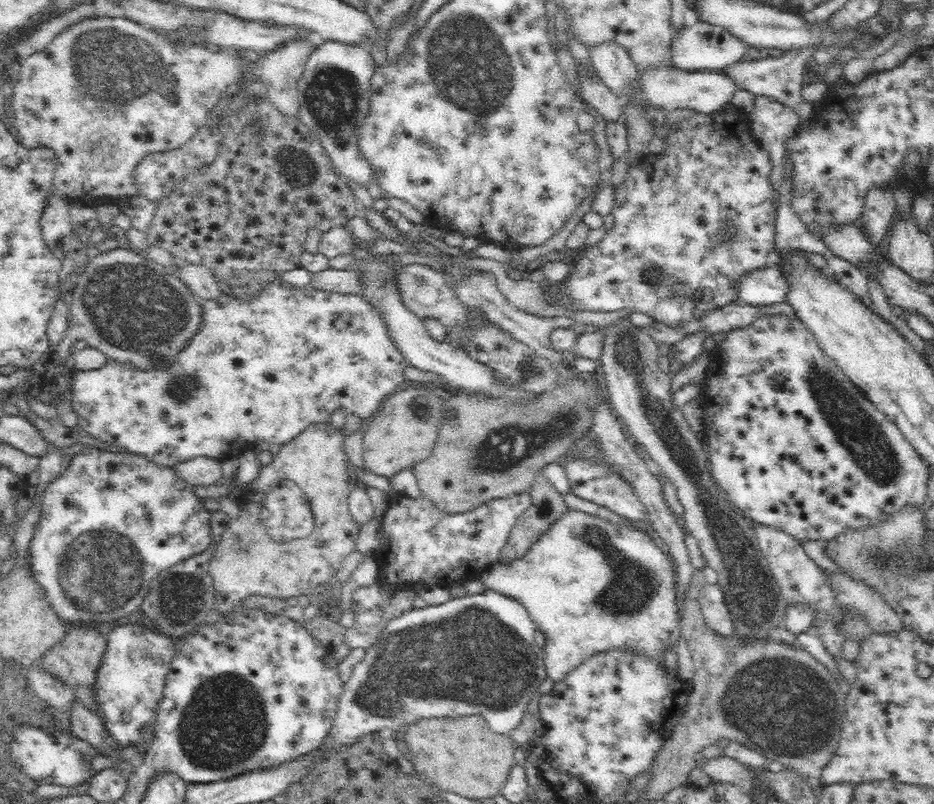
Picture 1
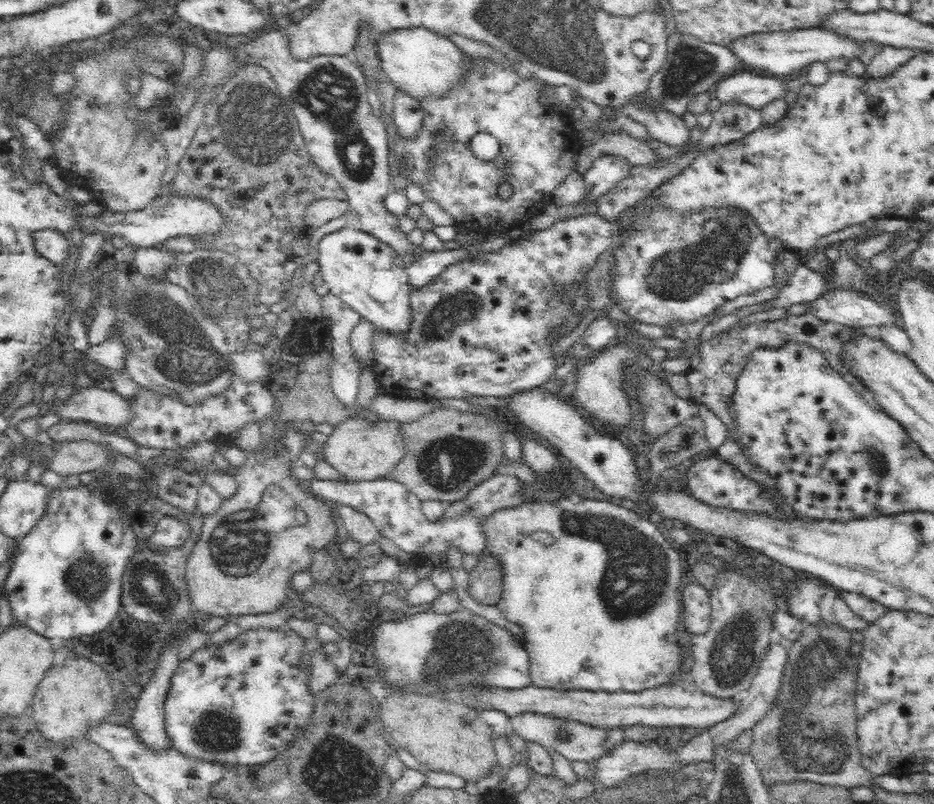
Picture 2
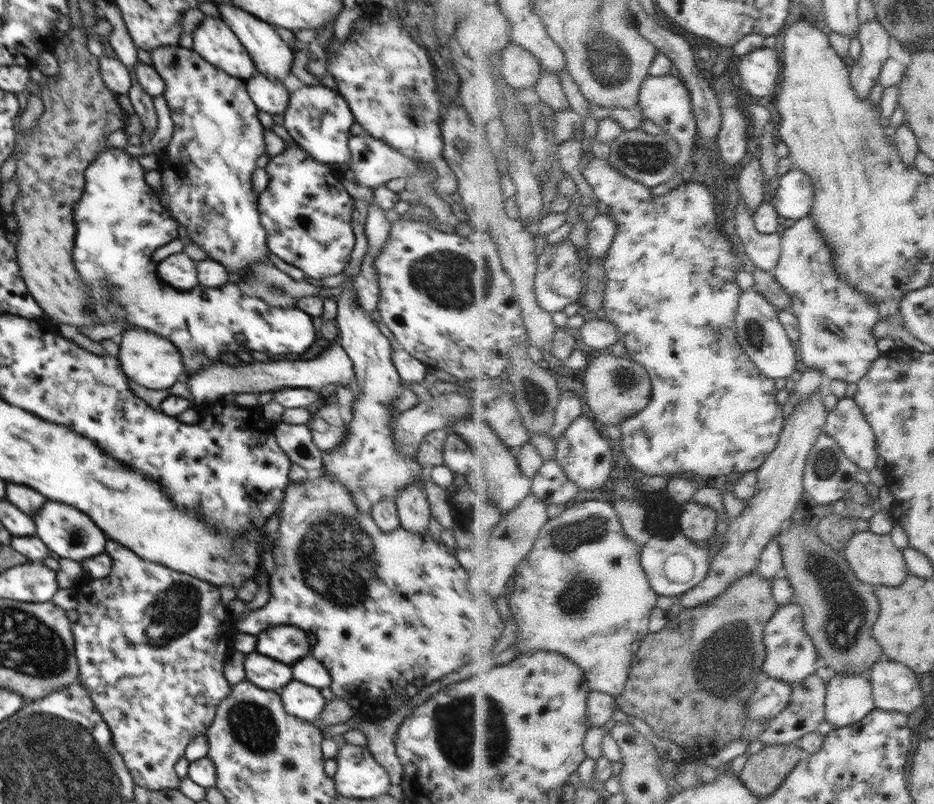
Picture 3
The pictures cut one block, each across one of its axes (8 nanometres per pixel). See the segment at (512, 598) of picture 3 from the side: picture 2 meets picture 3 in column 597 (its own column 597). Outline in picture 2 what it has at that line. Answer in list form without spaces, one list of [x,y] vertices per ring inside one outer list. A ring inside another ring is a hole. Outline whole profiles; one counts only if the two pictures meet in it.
[[[569,495],[556,500],[543,499],[528,502],[514,510],[502,510],[488,522],[488,535],[490,535],[488,550],[501,556],[504,564],[503,591],[495,605],[508,622],[515,622],[526,628],[522,638],[530,655],[532,686],[562,690],[591,690],[592,692],[597,690],[638,692],[647,688],[671,685],[678,680],[678,676],[684,668],[680,639],[678,638],[678,618],[683,611],[681,590],[684,587],[680,580],[686,571],[682,567],[680,549],[668,543],[654,523],[609,501]]]

